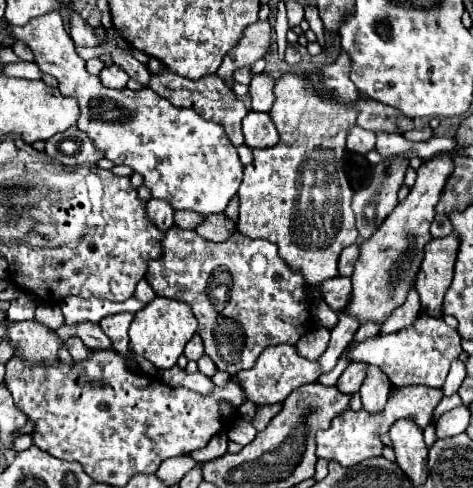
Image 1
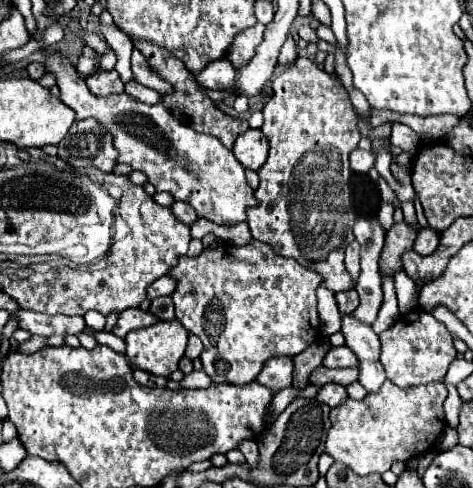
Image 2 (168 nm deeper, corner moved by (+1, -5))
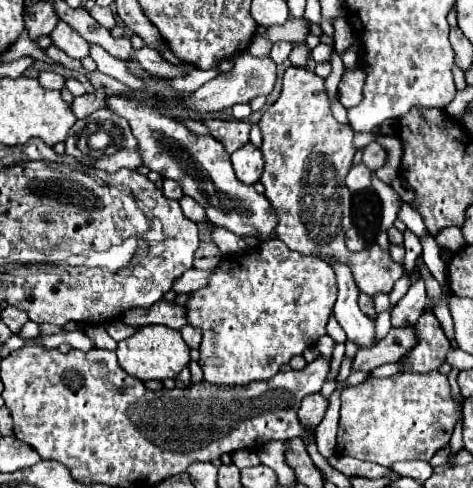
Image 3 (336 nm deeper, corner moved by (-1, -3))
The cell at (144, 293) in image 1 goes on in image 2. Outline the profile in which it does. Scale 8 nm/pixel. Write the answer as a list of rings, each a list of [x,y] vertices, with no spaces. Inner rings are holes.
[[[165,275],[165,277],[159,277],[155,283],[149,285],[149,289],[147,289],[147,297],[149,297],[149,299],[155,299],[155,297],[161,297],[161,295],[171,295],[173,289],[175,289],[175,281],[173,281],[173,277]]]

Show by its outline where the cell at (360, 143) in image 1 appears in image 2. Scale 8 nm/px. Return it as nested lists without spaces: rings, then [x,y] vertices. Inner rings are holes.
[[[355,149],[351,153],[351,169],[355,173],[367,173],[373,167],[373,153],[371,151],[363,151],[363,149]]]

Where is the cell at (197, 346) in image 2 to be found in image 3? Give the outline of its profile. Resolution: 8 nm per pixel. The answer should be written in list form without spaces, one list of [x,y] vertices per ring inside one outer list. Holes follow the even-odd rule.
[[[185,325],[185,327],[181,329],[181,335],[183,335],[185,343],[187,343],[191,349],[197,349],[197,347],[201,345],[201,331],[199,331],[199,329],[195,329],[195,327],[191,327],[191,325]]]

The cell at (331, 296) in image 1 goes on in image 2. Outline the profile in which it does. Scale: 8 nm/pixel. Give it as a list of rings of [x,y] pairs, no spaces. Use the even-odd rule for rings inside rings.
[[[355,289],[341,291],[335,297],[337,297],[337,303],[339,303],[339,311],[341,313],[353,313],[357,309],[357,305],[359,305],[359,297],[357,297],[357,291]]]

